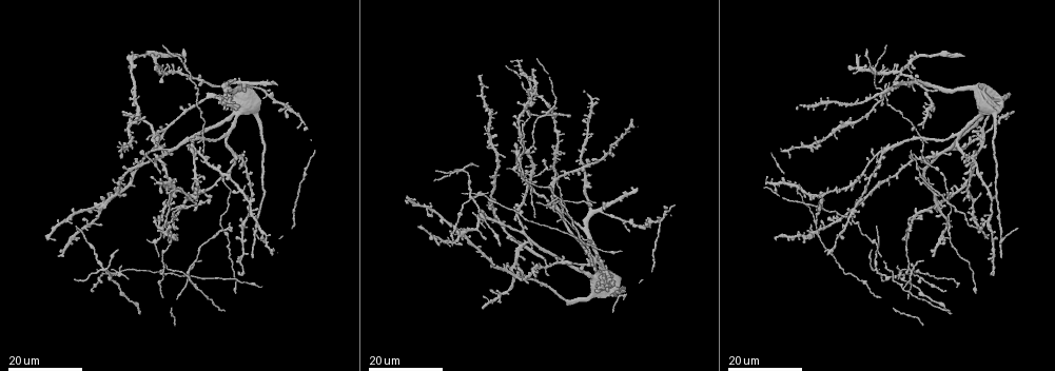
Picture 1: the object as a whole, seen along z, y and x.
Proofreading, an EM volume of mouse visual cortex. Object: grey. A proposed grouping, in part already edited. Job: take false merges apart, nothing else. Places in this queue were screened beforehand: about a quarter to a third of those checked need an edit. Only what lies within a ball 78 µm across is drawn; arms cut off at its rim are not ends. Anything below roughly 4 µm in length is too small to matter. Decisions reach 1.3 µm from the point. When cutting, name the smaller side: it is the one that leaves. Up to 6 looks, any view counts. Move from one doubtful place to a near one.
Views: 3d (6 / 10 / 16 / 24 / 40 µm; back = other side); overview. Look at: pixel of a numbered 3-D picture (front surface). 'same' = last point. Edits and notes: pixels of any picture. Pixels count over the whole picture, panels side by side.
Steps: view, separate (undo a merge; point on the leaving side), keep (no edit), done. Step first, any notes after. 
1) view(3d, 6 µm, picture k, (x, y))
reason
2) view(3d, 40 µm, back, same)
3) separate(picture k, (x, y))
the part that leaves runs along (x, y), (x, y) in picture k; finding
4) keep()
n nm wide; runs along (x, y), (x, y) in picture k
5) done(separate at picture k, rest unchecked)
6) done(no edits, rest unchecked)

view(3d, 24 µm, picture 1, (875, 70))
three arms meet

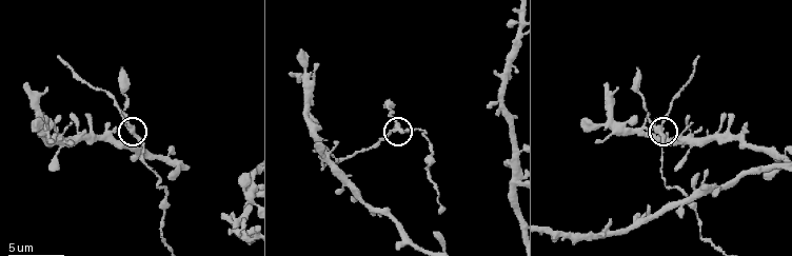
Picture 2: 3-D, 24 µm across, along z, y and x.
view(3d, 10 µm, picture 2, (134, 127))

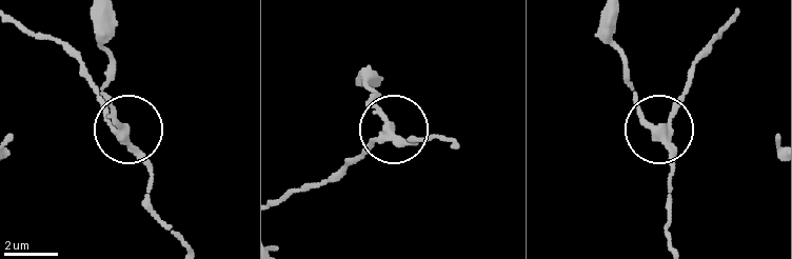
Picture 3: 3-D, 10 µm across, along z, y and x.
view(3d, 6 µm, picture 3, (661, 129))

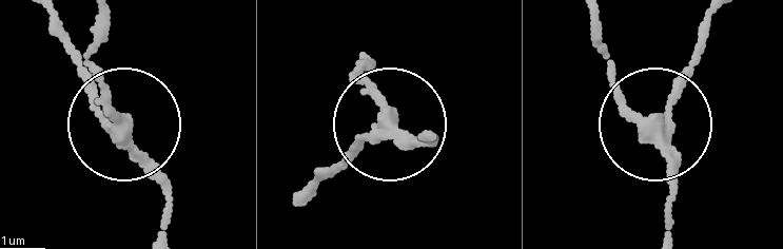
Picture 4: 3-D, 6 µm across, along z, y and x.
separate(picture 4, (355, 142))
3 arms; a second neuron is stuck on

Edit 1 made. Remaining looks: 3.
view(overview)

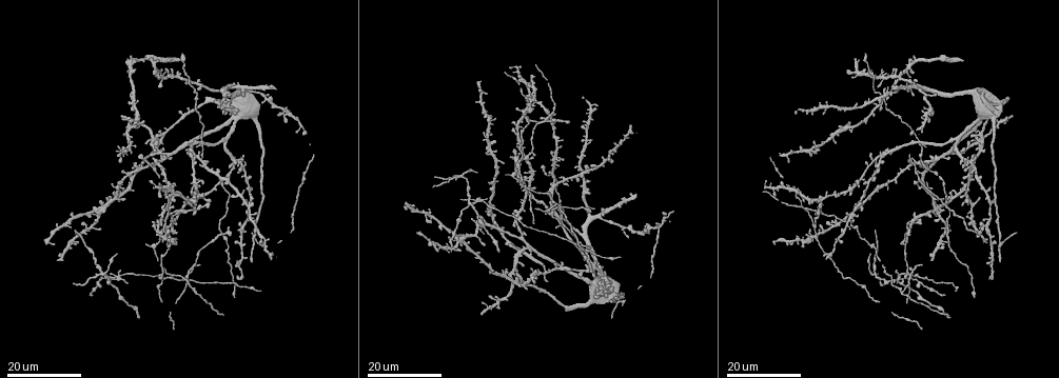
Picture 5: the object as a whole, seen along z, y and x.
view(3d, 24 µm, picture 5, (881, 156))
three arms meet

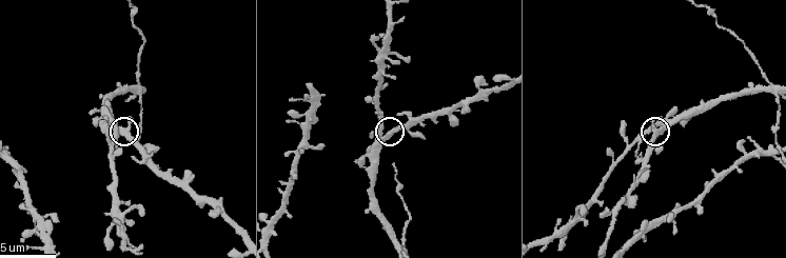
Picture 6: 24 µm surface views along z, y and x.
view(3d, 6 µm, picture 6, (382, 139))

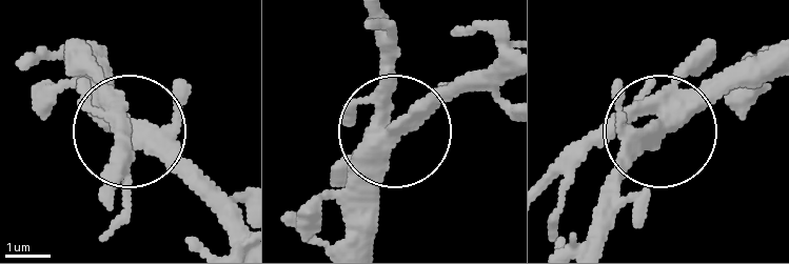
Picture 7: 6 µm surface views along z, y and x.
keep()
side arm 43 µm; runs along (351, 244), (355, 177), (460, 79) in picture 7; all the same neuron

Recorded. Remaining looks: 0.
done(separate at picture 4, rest unchecked)

